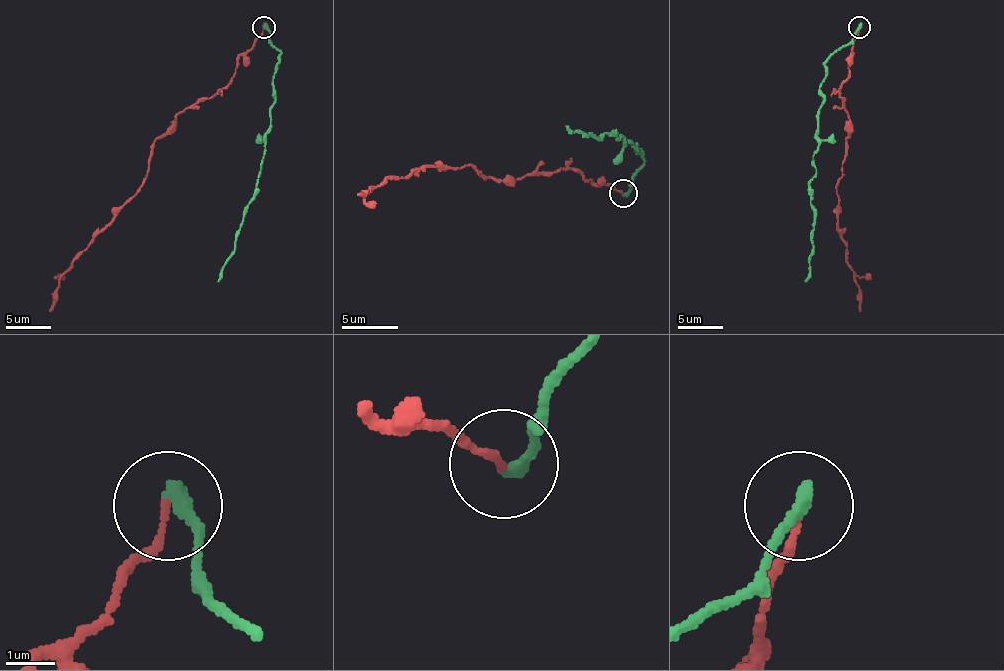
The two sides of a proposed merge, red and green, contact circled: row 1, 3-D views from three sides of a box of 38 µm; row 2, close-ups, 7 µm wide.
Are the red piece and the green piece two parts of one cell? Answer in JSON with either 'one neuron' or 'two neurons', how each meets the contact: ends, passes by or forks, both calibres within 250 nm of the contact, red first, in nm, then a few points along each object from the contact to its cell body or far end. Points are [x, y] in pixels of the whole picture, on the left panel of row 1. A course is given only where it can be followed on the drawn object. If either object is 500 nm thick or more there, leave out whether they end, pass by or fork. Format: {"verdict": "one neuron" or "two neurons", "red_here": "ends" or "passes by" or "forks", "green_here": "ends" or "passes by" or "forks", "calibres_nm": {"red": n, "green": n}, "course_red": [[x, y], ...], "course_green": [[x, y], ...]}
{"verdict": "two neurons", "red_here": "ends", "green_here": "ends", "calibres_nm": {"red": 130, "green": 320}, "course_red": [[263, 26], [256, 42], [238, 58], [234, 76], [177, 115], [154, 142], [141, 190], [61, 276], [50, 310]], "course_green": [[263, 26], [279, 56], [270, 131], [265, 135], [256, 194], [247, 206], [240, 231], [218, 280]]}

